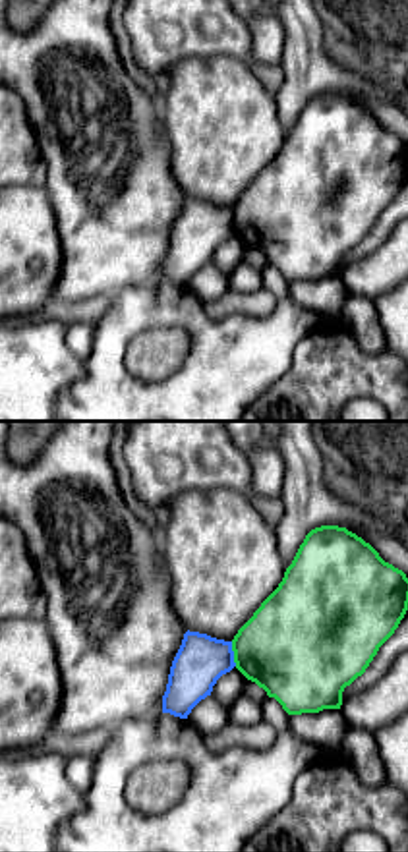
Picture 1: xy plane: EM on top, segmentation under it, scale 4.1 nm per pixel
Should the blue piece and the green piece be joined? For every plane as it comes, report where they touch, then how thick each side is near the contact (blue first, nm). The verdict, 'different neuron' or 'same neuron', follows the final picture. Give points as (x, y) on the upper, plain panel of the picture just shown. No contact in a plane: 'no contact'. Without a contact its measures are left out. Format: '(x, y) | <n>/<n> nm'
(233, 221) | 200/420 nm

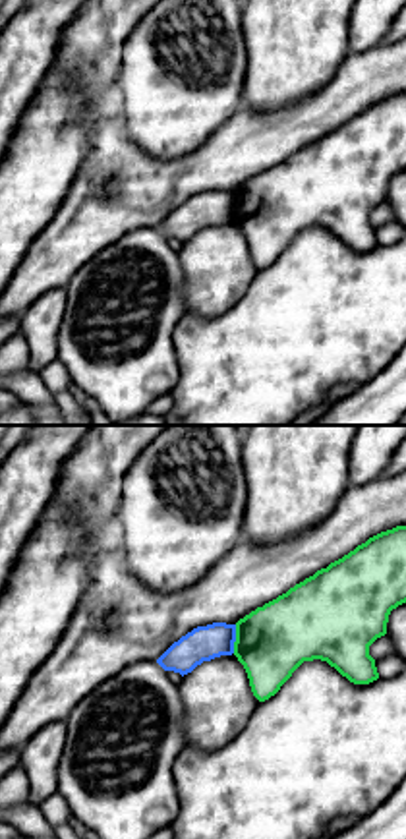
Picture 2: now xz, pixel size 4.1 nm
(234, 205) | 140/300 nm

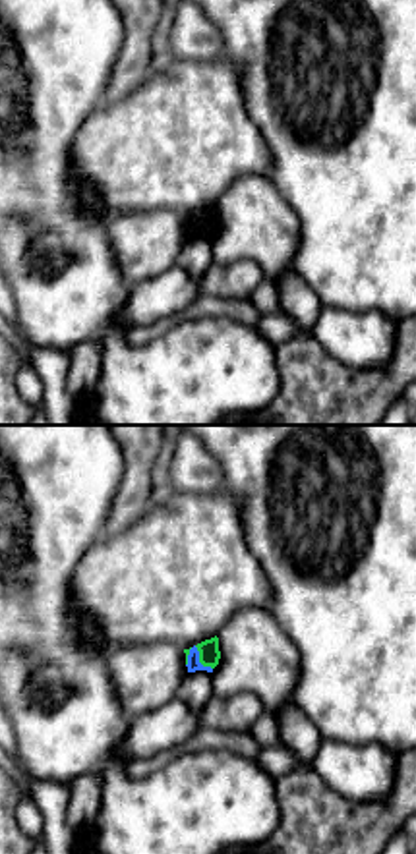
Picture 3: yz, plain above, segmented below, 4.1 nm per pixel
(198, 225) | 50/90 nm

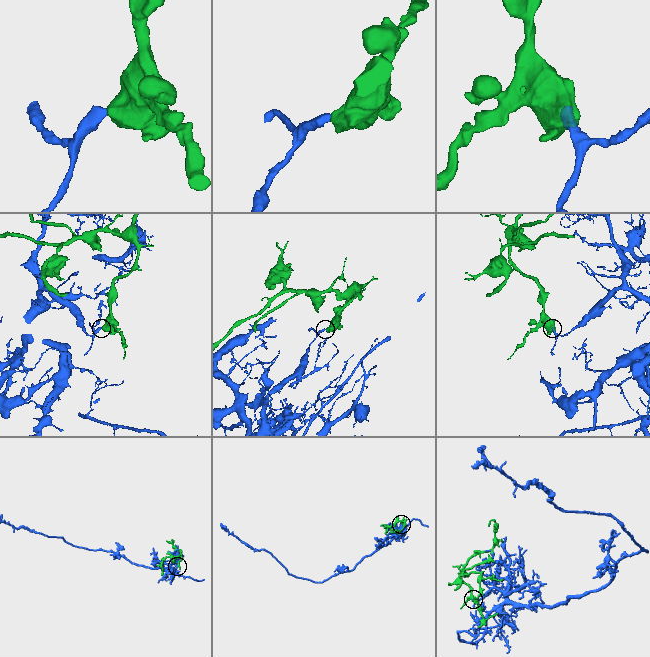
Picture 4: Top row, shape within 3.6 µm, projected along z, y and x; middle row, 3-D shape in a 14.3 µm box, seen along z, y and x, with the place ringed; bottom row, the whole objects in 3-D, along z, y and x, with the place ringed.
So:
different neuron

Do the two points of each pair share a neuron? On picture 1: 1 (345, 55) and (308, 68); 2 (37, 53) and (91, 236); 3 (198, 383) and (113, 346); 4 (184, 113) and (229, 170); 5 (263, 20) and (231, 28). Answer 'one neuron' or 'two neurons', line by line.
1: two neurons
2: one neuron
3: one neuron
4: one neuron
5: two neurons

